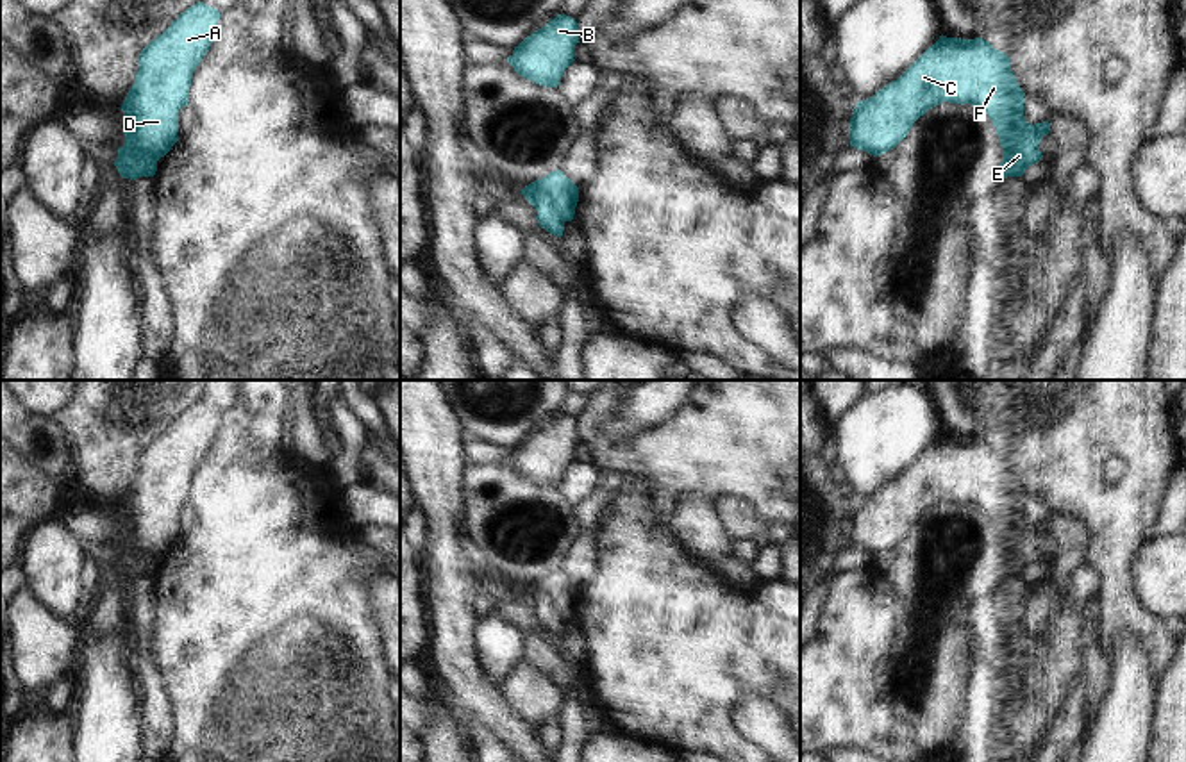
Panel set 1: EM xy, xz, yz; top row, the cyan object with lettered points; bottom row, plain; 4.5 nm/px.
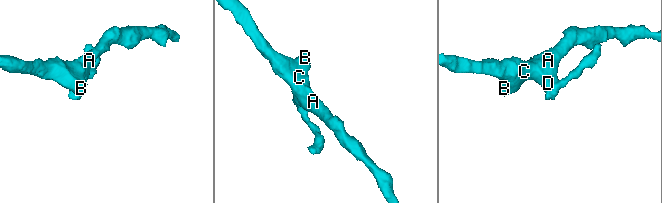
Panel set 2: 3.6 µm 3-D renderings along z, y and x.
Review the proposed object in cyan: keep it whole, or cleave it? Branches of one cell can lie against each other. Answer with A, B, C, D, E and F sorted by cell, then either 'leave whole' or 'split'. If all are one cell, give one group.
A B C D F / E | split

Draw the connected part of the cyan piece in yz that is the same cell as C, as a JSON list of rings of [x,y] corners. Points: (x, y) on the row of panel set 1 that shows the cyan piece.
[[[940,36],[897,80],[856,102],[850,146],[877,157],[893,150],[913,123],[941,102],[979,105],[998,139],[1023,134],[1023,91],[1009,57],[982,37]]]

